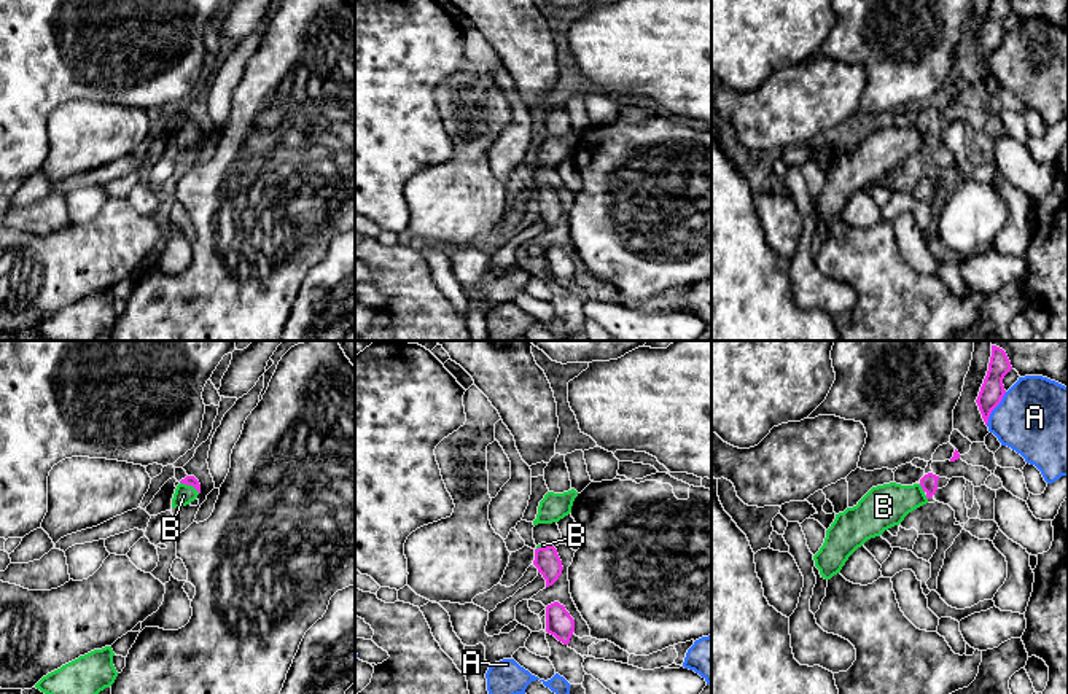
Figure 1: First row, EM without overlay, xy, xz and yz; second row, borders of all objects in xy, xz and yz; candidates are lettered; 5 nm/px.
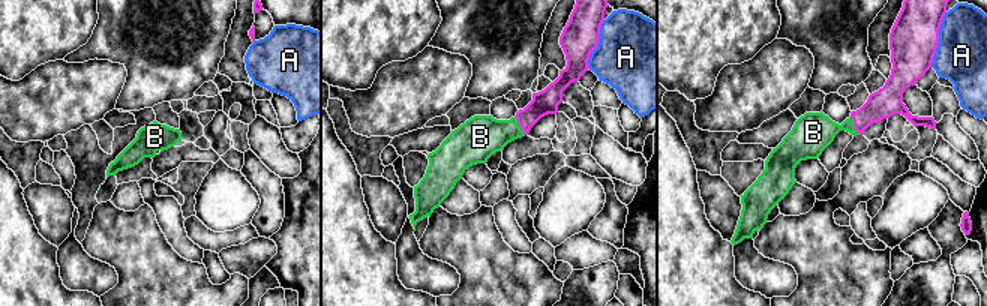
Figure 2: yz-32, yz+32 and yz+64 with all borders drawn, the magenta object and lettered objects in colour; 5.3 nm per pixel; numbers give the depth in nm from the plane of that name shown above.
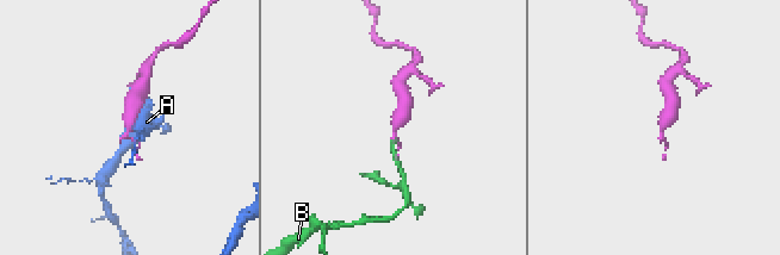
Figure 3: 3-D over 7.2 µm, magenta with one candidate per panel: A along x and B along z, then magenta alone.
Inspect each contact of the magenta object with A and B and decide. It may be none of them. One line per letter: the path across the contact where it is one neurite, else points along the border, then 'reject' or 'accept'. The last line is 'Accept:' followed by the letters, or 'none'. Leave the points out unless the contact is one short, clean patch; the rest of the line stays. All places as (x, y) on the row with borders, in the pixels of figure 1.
A: reject
B: way xy (190, 479), (190, 484), (183, 495); accept
Accept: B

